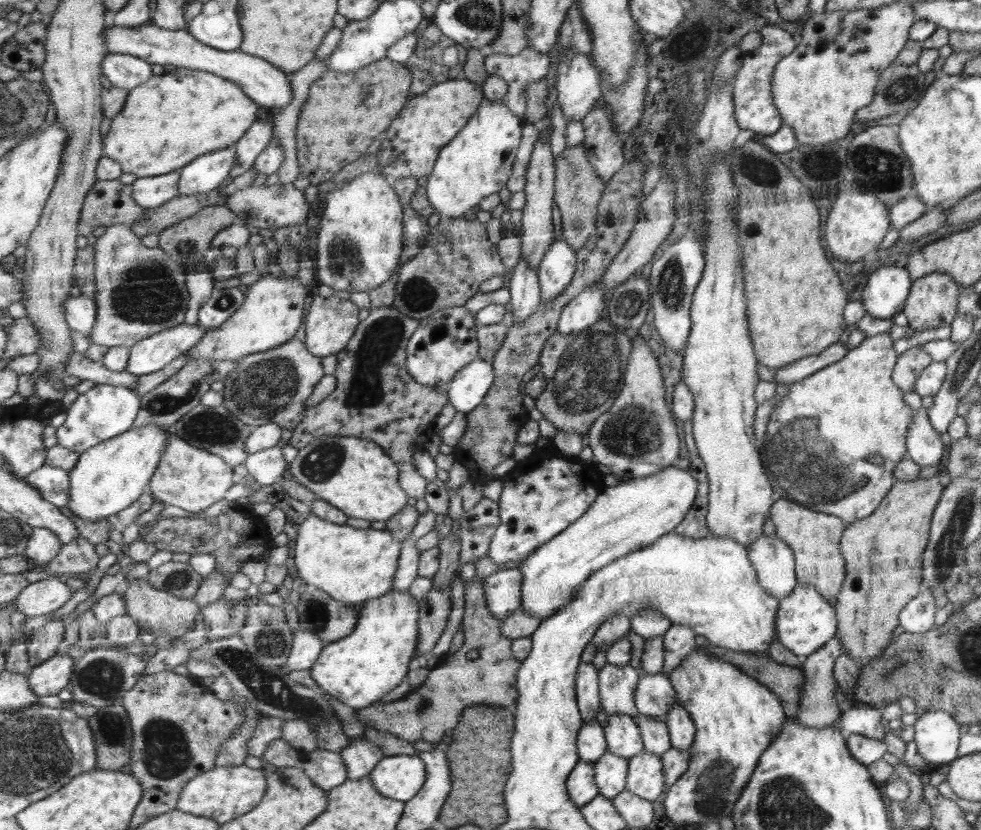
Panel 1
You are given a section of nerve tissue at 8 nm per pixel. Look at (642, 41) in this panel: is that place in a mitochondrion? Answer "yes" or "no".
no

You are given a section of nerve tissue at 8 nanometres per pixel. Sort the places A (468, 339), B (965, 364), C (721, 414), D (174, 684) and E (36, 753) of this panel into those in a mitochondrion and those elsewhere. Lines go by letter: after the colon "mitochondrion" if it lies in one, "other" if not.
A: other
B: mitochondrion
C: other
D: other
E: mitochondrion

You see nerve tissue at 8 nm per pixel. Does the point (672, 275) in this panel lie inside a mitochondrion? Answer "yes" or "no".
yes

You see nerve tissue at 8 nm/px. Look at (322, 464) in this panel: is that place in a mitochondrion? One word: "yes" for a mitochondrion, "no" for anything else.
yes

